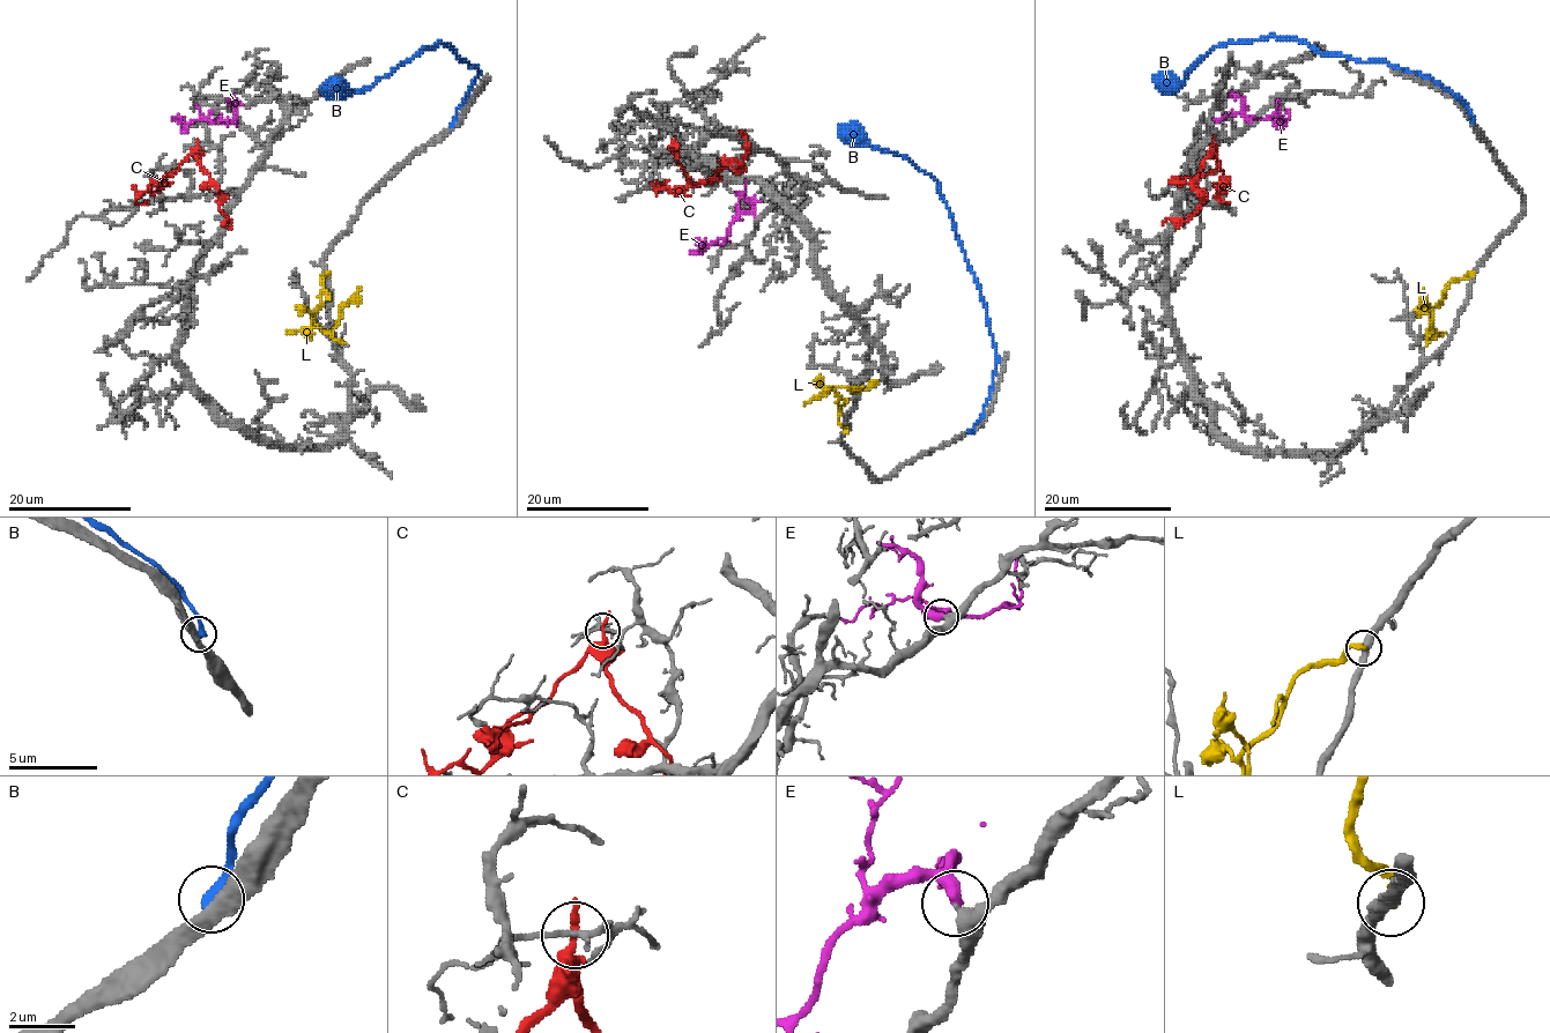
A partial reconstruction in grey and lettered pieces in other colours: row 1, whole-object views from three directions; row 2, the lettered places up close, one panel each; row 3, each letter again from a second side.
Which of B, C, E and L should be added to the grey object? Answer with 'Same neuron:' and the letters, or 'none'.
Same neuron: E

